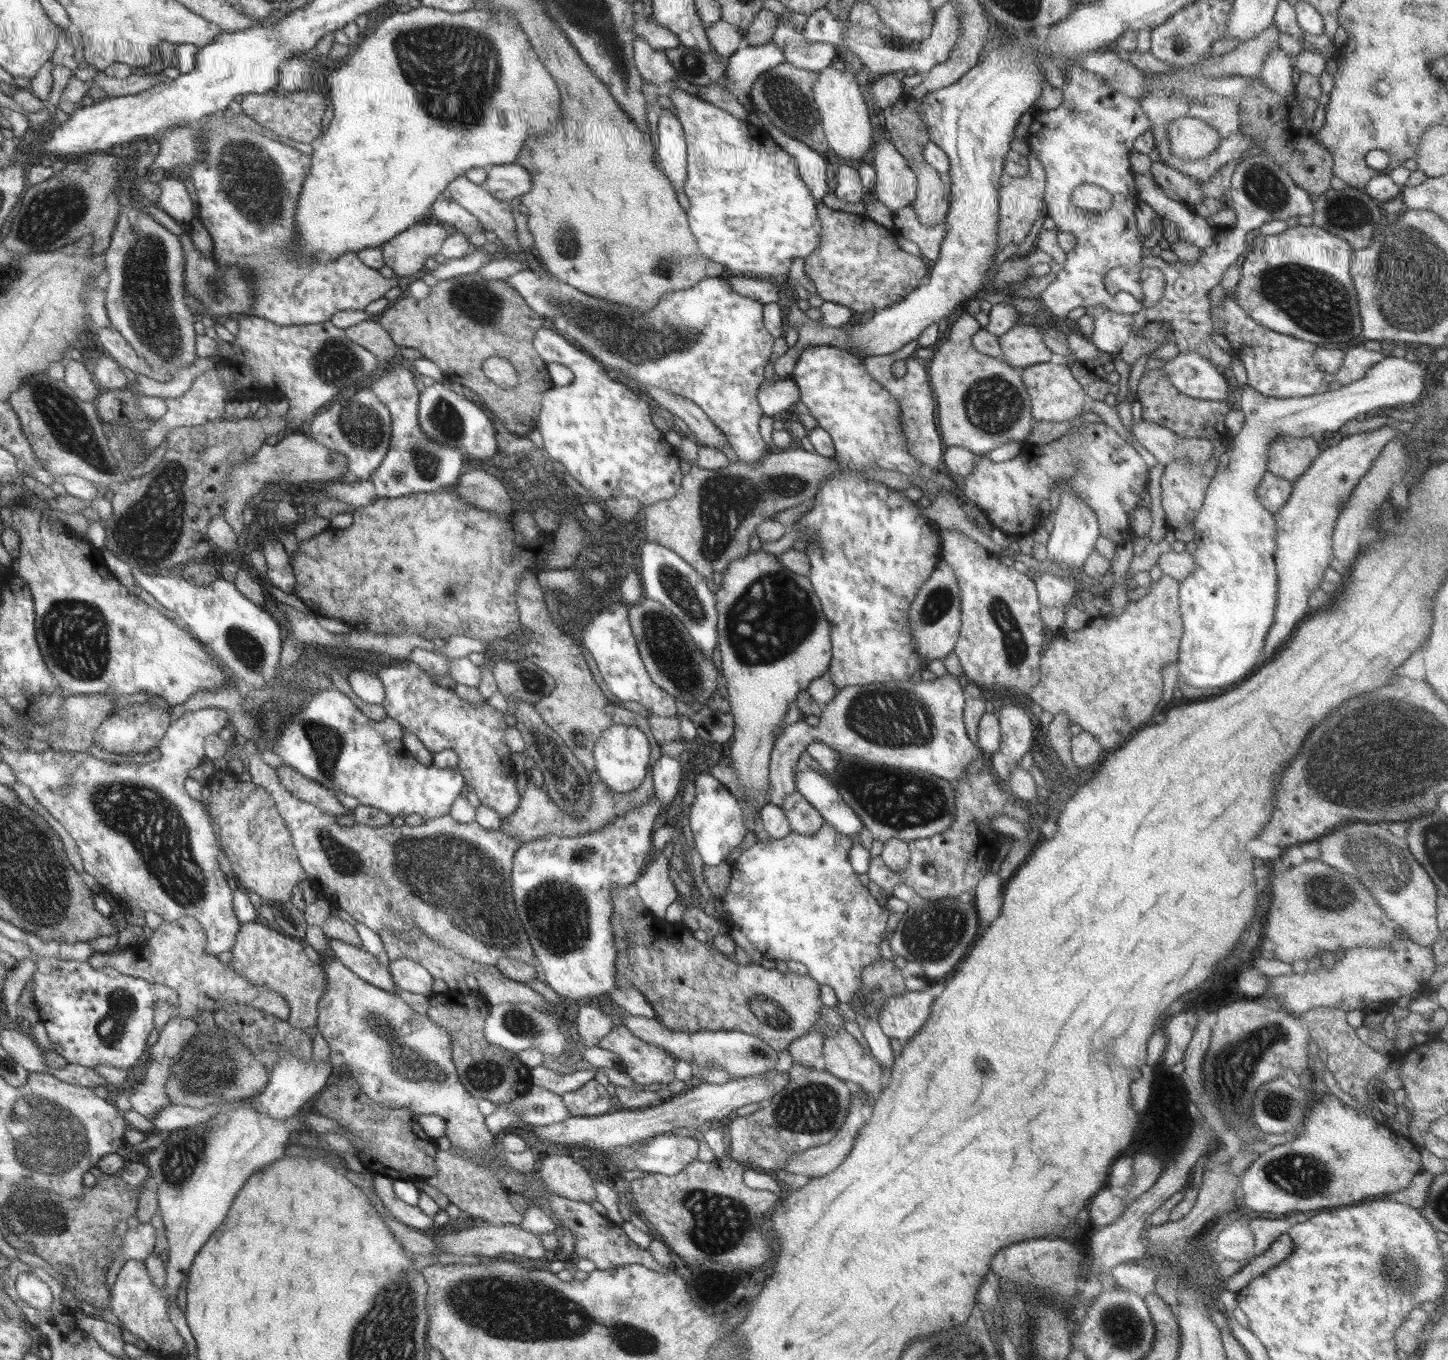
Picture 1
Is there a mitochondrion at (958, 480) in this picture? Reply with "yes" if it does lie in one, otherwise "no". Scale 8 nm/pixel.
no

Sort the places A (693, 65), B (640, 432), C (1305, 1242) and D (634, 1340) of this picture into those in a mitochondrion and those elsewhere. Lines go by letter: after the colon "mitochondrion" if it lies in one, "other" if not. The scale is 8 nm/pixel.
A: mitochondrion
B: other
C: other
D: mitochondrion

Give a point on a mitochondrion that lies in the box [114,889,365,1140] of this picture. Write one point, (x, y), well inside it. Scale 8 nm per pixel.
(207, 1069)

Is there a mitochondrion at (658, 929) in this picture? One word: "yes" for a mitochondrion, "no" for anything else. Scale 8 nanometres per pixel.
no

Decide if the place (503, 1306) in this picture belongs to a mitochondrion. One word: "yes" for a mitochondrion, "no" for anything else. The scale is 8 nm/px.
yes

